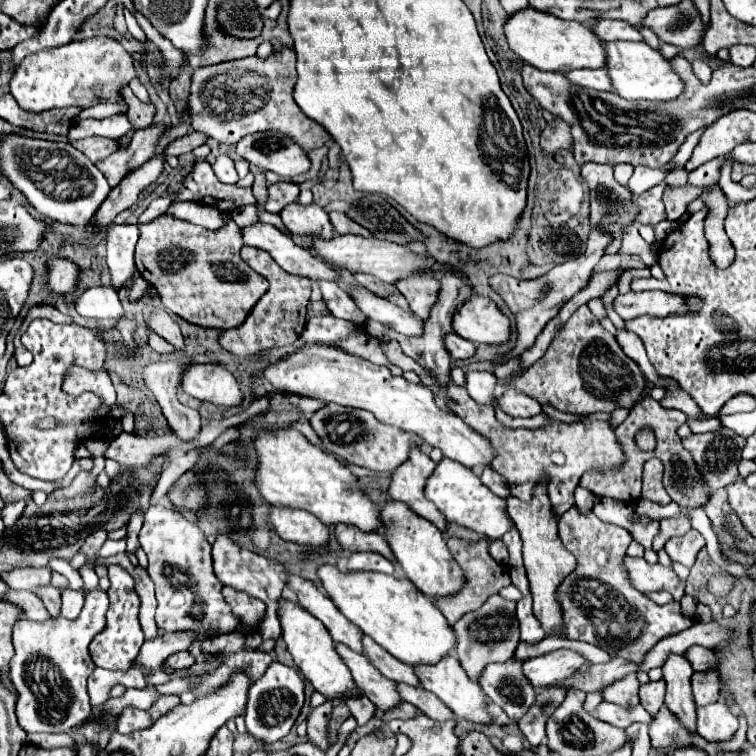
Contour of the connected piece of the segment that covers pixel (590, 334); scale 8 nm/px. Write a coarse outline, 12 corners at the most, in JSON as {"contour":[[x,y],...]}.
{"contour":[[581,306],[499,380],[569,414],[631,410],[647,380]]}

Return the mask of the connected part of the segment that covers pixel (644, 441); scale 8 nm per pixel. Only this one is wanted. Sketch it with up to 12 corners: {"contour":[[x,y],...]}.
{"contour":[[649,428],[637,432],[637,446],[641,450],[653,450],[655,438]]}

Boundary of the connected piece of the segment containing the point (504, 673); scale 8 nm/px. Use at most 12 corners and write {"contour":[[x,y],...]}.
{"contour":[[521,662],[491,664],[483,692],[519,722],[535,702]]}

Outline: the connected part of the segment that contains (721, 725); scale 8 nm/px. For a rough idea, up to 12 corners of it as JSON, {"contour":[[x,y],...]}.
{"contour":[[723,700],[697,708],[697,734],[729,740],[739,718]]}

